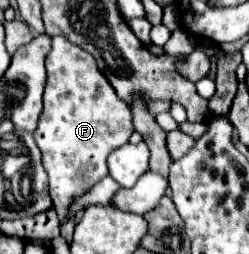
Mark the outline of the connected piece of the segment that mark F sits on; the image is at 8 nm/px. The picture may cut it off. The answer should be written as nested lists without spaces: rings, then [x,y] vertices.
[[[65,37],[51,39],[51,51],[45,57],[45,69],[47,85],[43,93],[43,113],[39,119],[39,127],[35,131],[35,141],[41,149],[43,167],[49,175],[49,195],[53,199],[53,209],[57,211],[61,225],[65,225],[69,221],[67,213],[73,201],[85,195],[93,185],[97,185],[107,175],[109,153],[129,141],[133,133],[133,117],[129,105],[117,97],[115,89],[111,89],[103,73],[97,69],[95,59],[77,45],[71,45]]]

